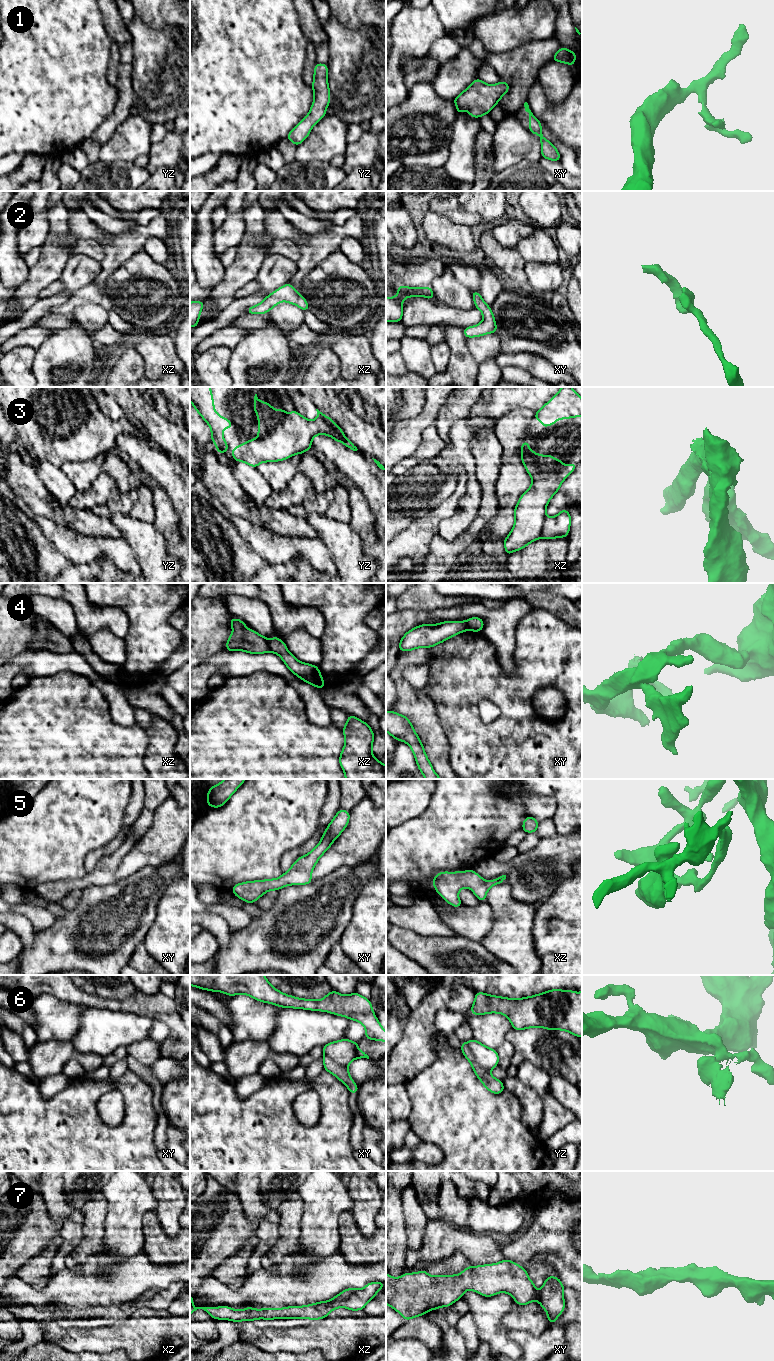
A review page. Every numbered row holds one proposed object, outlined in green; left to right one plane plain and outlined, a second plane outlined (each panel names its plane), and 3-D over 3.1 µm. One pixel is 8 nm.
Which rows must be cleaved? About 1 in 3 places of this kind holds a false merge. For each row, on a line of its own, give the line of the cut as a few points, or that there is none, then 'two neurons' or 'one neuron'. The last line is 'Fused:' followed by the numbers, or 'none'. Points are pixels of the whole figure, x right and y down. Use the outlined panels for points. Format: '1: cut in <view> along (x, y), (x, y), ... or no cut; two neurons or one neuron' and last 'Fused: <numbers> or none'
1: no cut; one neuron
2: no cut; one neuron
3: cut in yz along (325, 416), (325, 420), (330, 425), (340, 429); two neurons
4: cut in xz along (268, 641), (270, 651); two neurons
5: no cut; one neuron
6: cut in yz along (467, 1043), (475, 1060), (489, 1070); two neurons
7: no cut; one neuron
Fused: 3, 4, 6

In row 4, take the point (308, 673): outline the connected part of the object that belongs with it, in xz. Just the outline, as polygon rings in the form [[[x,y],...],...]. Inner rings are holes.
[[[272,637],[269,641],[269,649],[270,652],[280,656],[288,669],[304,682],[319,689],[327,687],[318,666],[298,661],[295,656],[287,650],[286,644],[280,638]]]

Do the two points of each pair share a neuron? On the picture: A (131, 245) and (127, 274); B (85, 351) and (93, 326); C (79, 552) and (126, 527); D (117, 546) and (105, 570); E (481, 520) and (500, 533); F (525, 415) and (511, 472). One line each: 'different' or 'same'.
A: different
B: different
C: different
D: different
E: different
F: same

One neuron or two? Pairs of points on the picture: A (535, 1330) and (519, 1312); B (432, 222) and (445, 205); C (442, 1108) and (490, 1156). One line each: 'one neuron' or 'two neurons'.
A: one neuron
B: two neurons
C: one neuron

